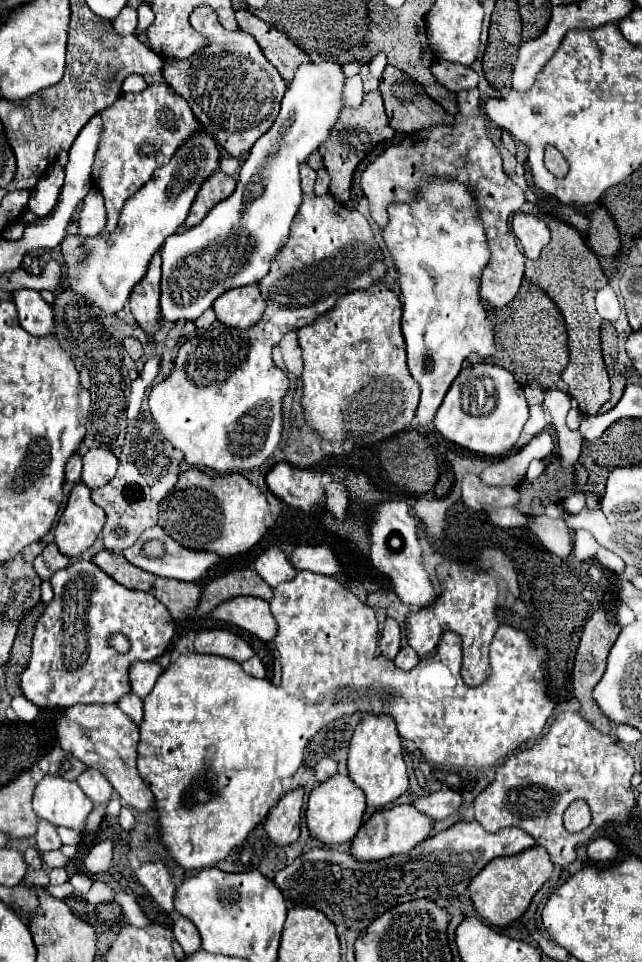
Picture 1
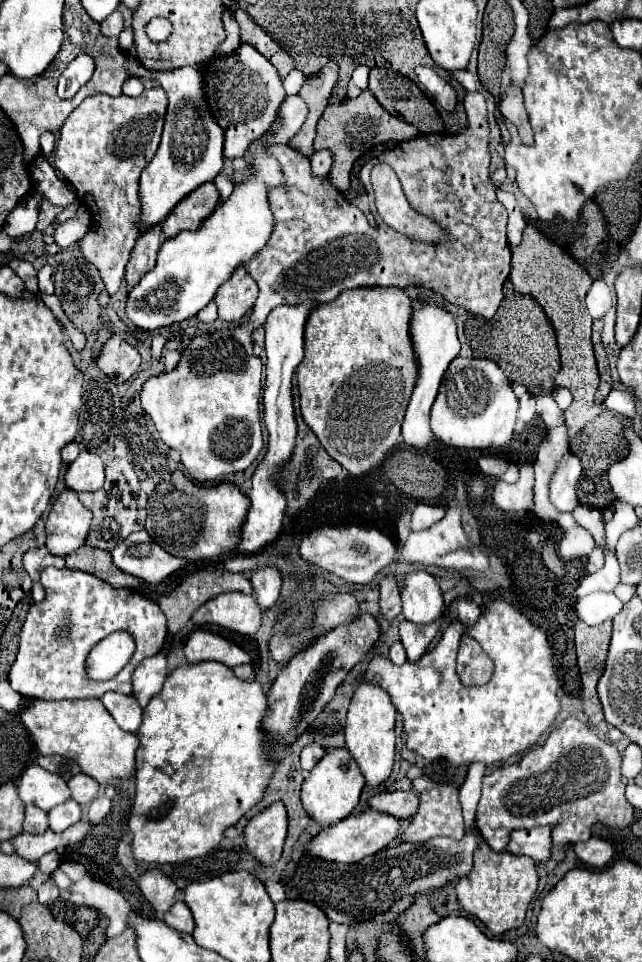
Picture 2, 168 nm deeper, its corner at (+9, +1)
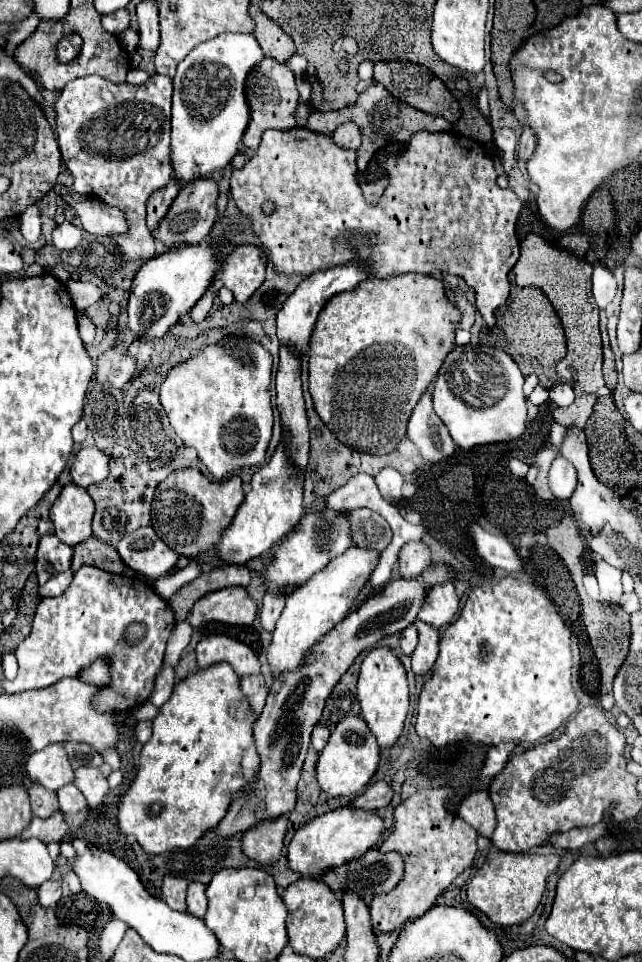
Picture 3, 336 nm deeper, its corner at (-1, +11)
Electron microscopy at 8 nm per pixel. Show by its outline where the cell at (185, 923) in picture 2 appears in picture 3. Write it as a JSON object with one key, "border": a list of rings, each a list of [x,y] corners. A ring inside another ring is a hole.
{"border":[[[201,882],[189,884],[187,890],[187,910],[189,914],[203,918],[207,912],[207,896],[205,896],[205,886]]]}

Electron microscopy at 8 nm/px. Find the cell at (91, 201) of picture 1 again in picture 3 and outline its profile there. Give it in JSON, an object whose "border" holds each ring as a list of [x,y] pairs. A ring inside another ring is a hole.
{"border":[[[63,222],[53,230],[53,246],[59,250],[73,250],[81,242],[81,230],[71,222]]]}

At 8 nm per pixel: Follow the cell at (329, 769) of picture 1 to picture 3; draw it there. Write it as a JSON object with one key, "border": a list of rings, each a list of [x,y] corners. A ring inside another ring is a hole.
{"border":[[[317,724],[317,726],[313,728],[313,734],[311,734],[311,744],[313,744],[313,748],[315,748],[317,752],[321,752],[321,750],[325,748],[327,740],[329,740],[329,728]]]}

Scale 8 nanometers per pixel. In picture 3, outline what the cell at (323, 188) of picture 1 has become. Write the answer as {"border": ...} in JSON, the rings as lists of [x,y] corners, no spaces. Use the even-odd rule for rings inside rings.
{"border":[[[345,122],[333,132],[333,140],[335,140],[335,144],[339,144],[343,148],[355,148],[357,150],[361,146],[361,130],[353,122]]]}

